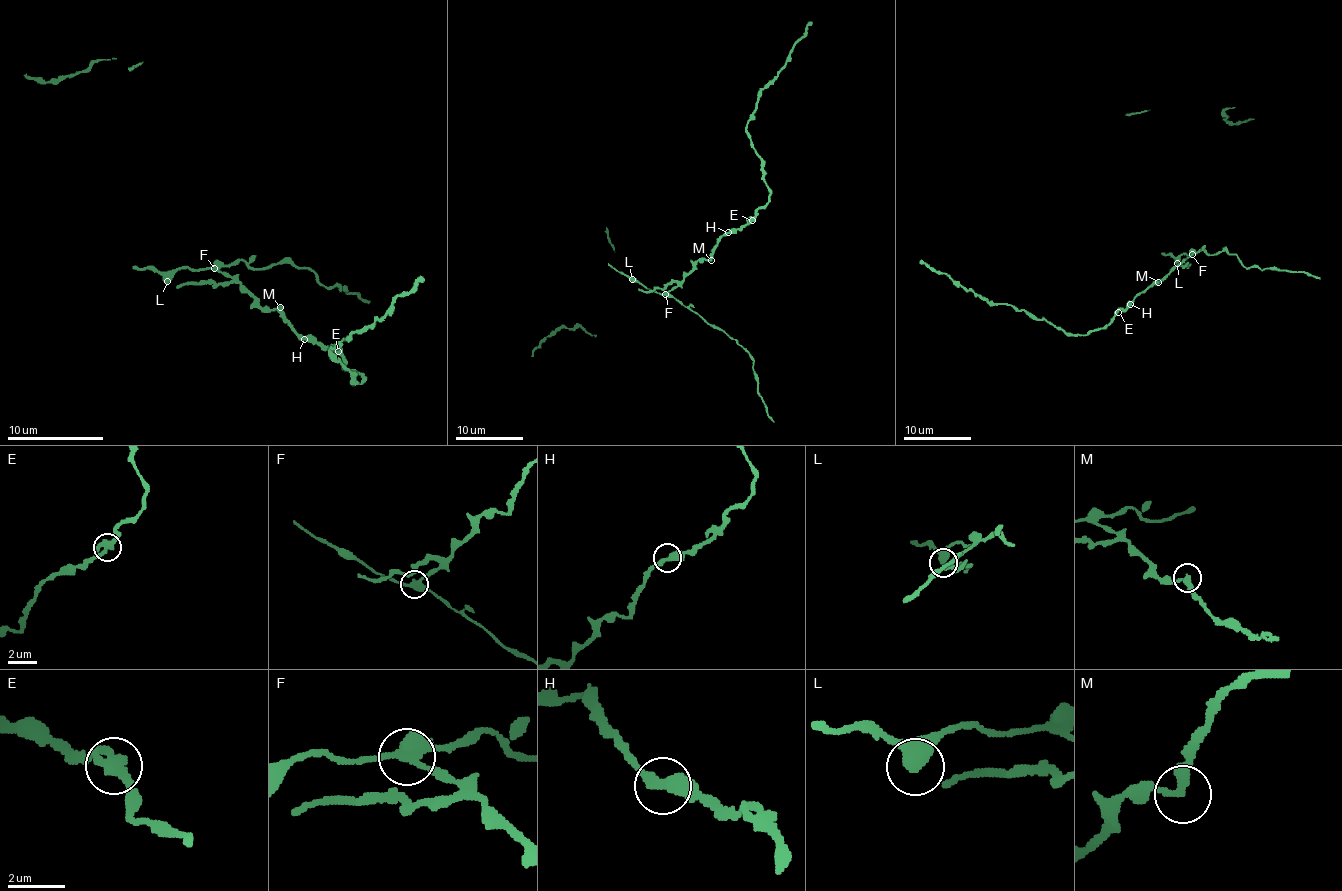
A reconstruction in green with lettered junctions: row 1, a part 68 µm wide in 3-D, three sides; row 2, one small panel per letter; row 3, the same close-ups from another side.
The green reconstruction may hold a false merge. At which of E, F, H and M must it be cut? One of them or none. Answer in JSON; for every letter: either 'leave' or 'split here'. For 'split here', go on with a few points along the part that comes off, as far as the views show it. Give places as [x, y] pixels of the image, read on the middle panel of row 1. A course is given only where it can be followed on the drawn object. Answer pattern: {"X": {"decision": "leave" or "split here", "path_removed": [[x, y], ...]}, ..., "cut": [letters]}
{"E": {"decision": "leave"}, "F": {"decision": "split here", "path_removed": [[666, 294], [698, 312], [750, 355], [757, 392], [773, 422]]}, "H": {"decision": "leave"}, "M": {"decision": "leave"}, "cut": ["F"]}

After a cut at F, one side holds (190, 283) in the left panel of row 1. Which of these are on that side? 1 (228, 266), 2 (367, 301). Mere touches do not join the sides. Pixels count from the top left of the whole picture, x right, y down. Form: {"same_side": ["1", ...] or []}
{"same_side": []}

